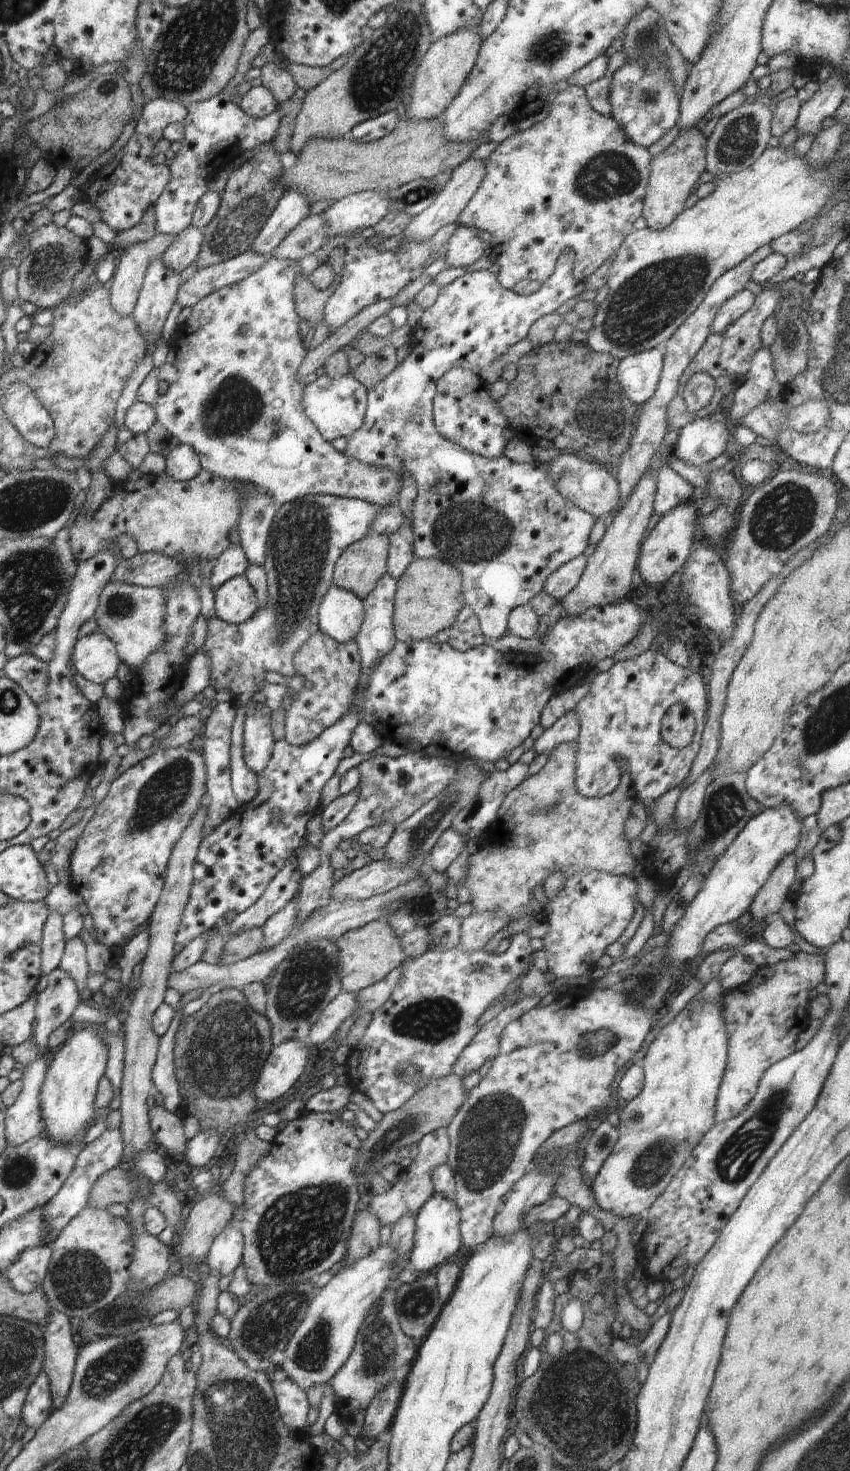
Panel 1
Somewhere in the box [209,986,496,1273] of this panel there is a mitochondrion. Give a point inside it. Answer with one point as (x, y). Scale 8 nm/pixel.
(434, 1020)

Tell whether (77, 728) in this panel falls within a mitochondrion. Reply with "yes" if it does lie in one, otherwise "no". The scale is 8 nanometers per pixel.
no

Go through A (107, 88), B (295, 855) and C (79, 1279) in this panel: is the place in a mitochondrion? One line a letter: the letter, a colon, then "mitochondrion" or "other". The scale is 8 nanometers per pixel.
A: mitochondrion
B: other
C: mitochondrion

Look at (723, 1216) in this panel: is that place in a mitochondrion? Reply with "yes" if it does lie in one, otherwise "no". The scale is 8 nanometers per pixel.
no

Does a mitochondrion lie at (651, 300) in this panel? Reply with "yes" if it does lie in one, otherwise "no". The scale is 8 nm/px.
yes

